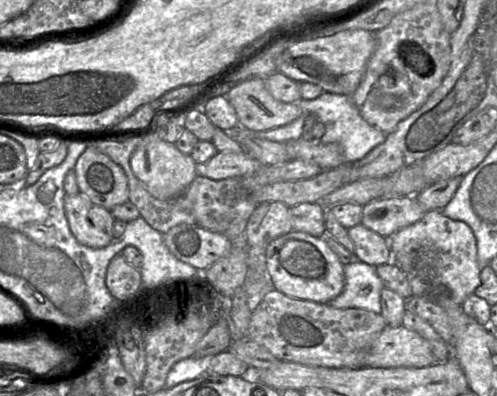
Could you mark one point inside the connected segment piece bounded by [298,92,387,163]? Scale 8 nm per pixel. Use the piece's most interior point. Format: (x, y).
(343, 122)

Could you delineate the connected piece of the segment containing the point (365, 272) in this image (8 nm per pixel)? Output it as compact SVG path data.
M356 260L344 265L343 291L328 304L337 309L361 308L381 314L384 284L374 266Z

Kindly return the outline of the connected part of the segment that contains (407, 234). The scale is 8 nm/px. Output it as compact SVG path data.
M431 210L416 223L397 231L389 240L392 261L407 276L413 296L435 299L440 294L448 294L458 305L473 294L480 285L481 268L477 260L476 238L471 228L462 221L452 220L442 210Z

